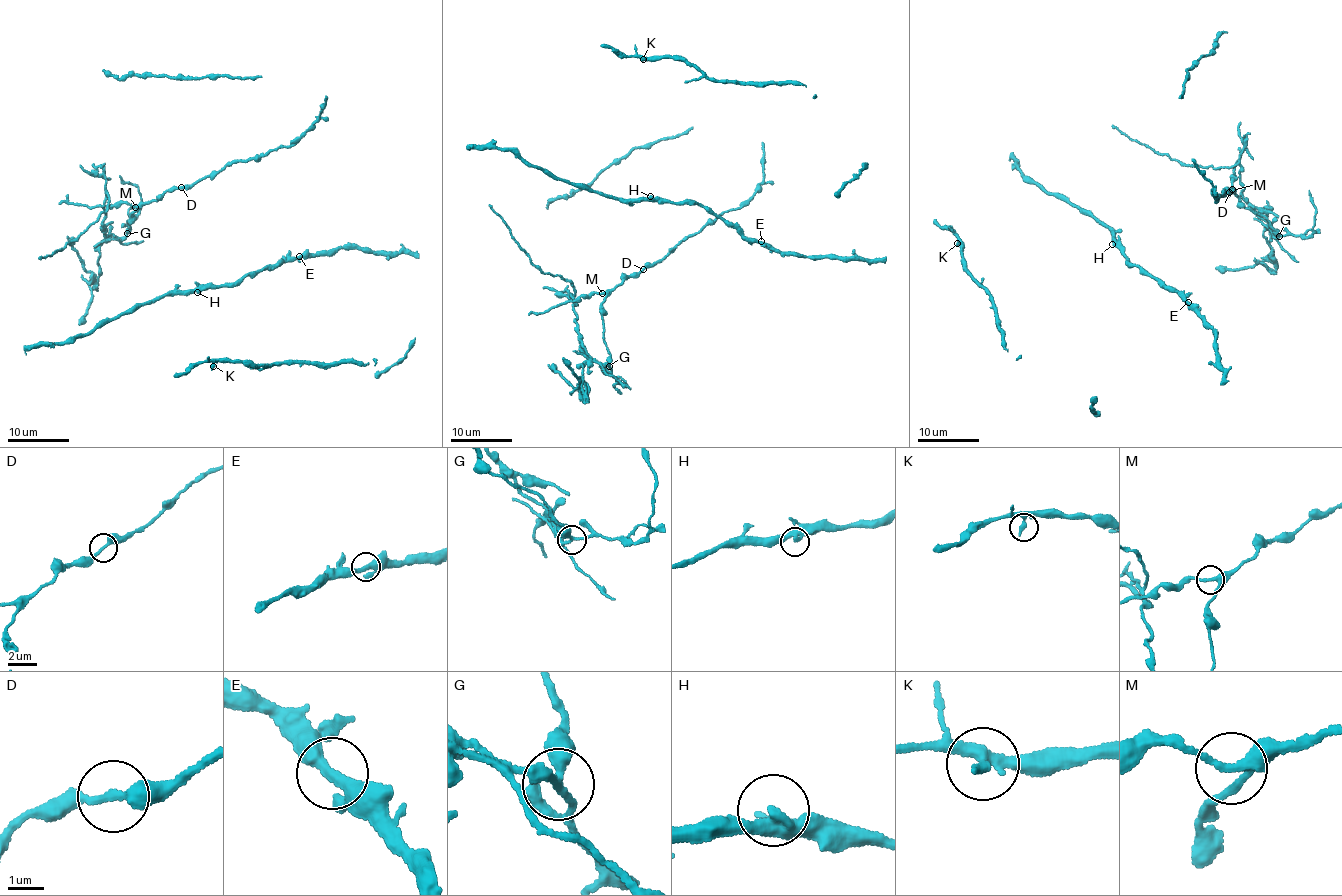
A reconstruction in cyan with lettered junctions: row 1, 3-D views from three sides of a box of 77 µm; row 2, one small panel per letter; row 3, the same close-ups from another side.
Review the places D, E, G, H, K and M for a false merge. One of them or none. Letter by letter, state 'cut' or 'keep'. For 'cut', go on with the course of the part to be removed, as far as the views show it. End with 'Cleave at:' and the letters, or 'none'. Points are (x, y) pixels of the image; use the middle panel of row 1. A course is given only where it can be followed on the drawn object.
D: keep
E: keep
G: cut | (609, 366), (595, 361), (581, 344), (575, 320), (572, 283), (533, 264), (505, 221), (488, 204)
H: keep
K: keep
M: keep
Cleave at: G

